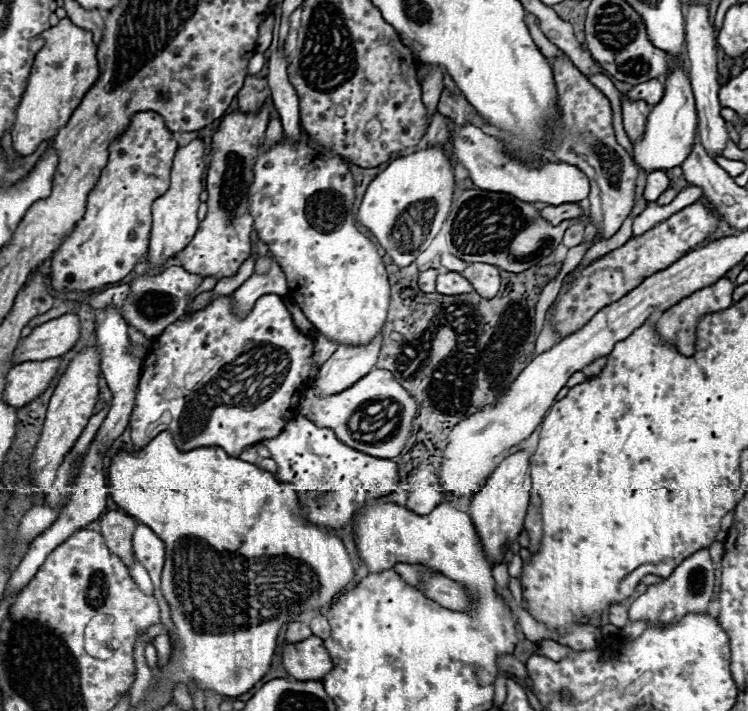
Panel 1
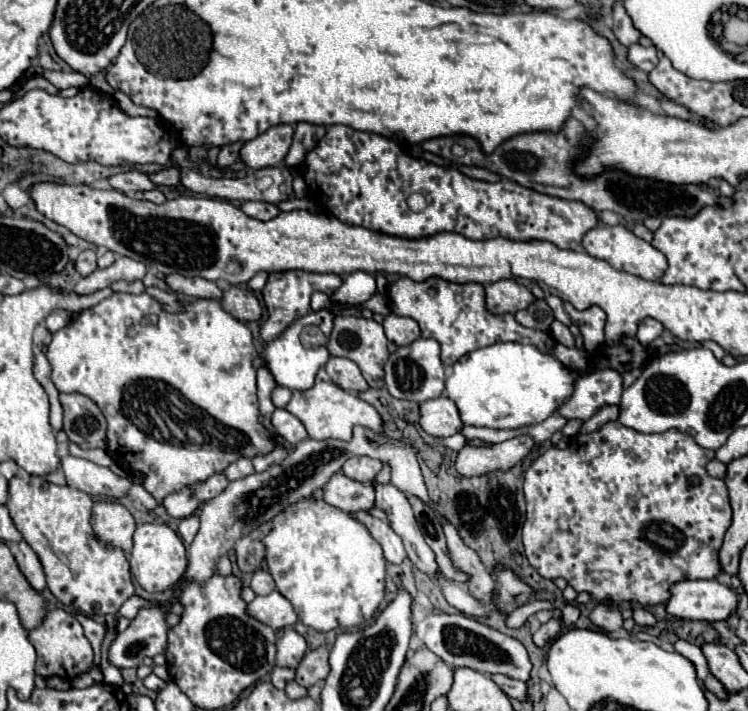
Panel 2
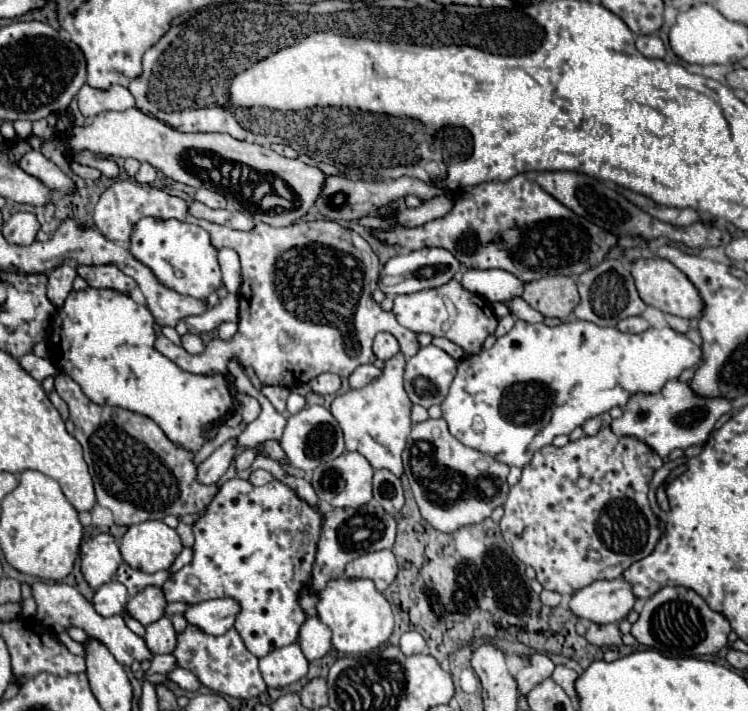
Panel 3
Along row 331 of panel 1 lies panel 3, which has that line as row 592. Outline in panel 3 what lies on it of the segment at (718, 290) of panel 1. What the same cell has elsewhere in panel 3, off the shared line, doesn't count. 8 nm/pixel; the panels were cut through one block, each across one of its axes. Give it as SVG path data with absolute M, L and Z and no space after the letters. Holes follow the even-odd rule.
M666 586L646 600L640 618L632 624L632 636L664 656L706 656L716 654L728 644L730 622L720 612L714 612L702 596L684 586Z

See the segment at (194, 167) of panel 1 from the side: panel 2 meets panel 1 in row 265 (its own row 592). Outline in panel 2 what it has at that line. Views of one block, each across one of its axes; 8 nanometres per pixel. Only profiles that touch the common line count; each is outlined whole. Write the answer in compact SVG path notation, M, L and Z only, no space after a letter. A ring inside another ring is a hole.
M142 524L134 532L134 548L130 554L130 570L136 582L152 594L160 594L170 590L186 572L186 548L176 532L172 532L164 524Z

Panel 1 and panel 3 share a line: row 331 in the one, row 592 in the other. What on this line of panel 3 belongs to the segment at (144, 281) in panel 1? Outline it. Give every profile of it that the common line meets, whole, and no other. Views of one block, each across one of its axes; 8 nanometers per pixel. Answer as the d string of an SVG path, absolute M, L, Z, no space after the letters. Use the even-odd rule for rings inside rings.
M146 586L144 590L140 590L138 594L134 594L128 600L126 612L132 618L136 618L142 626L148 626L164 616L166 606L168 606L168 602L162 596L162 590L158 586Z

